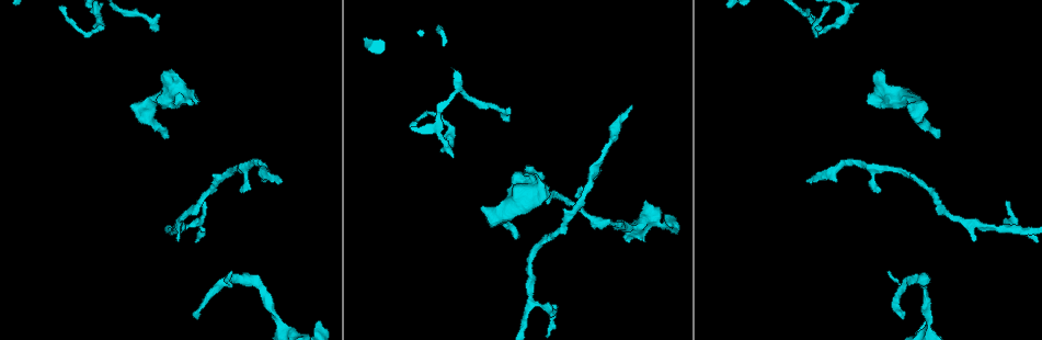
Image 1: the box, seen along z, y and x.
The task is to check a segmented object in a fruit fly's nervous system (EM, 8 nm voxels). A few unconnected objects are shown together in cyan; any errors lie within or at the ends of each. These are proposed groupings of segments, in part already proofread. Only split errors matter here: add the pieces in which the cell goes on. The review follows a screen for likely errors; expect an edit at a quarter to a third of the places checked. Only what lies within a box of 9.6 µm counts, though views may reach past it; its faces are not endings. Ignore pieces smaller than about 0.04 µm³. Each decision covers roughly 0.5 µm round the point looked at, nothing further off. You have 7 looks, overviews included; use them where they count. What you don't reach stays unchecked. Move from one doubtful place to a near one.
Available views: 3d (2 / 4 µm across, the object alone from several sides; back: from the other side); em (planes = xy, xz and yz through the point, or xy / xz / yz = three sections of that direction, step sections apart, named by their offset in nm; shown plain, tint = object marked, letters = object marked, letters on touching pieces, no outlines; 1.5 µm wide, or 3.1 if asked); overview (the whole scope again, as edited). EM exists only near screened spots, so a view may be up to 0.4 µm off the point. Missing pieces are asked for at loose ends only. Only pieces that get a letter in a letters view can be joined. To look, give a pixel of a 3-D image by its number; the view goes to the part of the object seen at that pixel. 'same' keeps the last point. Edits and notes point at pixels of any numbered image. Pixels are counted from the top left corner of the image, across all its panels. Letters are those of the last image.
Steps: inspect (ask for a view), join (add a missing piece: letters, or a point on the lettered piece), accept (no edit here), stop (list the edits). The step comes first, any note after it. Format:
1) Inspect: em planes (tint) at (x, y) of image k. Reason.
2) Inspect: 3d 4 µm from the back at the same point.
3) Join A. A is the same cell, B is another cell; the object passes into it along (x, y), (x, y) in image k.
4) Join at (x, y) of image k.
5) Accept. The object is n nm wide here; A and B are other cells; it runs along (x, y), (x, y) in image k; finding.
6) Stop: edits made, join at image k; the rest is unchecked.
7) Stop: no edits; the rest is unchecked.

Inspect: 3d 2 µm at (508, 121) of image 1. Branch stops here.

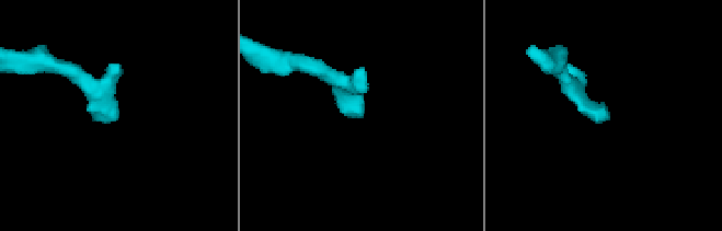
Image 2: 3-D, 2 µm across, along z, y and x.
Inspect: em xy step 4 (tint) at (607, 114) of image 2. Need the tissue.

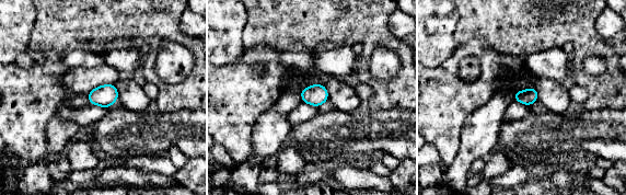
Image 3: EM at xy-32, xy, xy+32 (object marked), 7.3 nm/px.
Inspect: em planes (letters) at the same point.

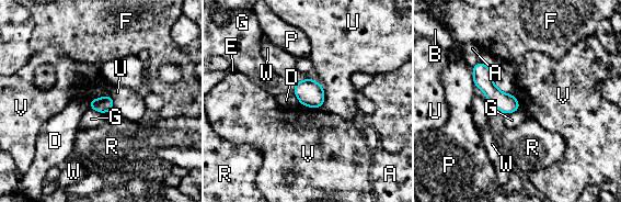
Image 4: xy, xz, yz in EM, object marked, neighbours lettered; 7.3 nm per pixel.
Accept. The object is 110 nm wide here; A, B, D, E, F, G, P, R, U, V and W are other cells; a border runs along (108, 93), (89, 100) in image 4; no lettered piece goes on from it.

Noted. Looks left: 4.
Inspect: em planes (letters) at (165, 73) of image 1. Branch stops here.

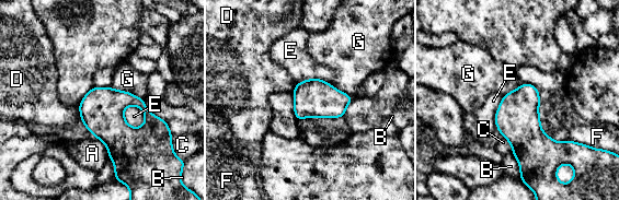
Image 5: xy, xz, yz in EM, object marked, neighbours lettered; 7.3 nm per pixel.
Accept. A, B, C, D, E, F and G are other cells; a border runs along (109, 86), (132, 92), (144, 100) in image 5; none of them fits.

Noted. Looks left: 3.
Inspect: em planes (letters) at (629, 106) of image 1. Thin end.

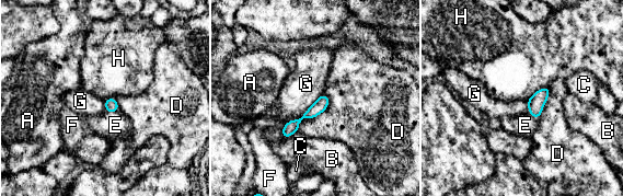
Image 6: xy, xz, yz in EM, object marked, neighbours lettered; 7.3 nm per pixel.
Join E. The object is 90 nm wide here; E is the same cell, A, B, C, D, F, G and H are other cells; the object passes into it along (111, 103), (112, 112), (115, 125) in image 6; it goes on there.

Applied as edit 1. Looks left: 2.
Stop: edits made, join at image 6; the rest is unchecked.

